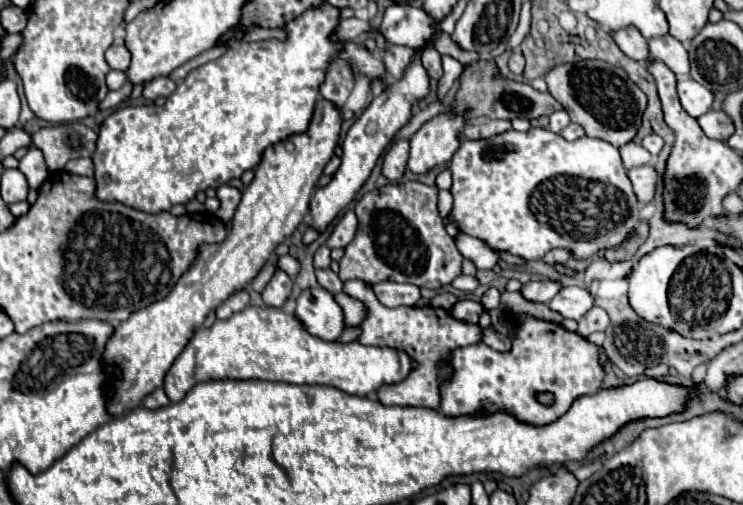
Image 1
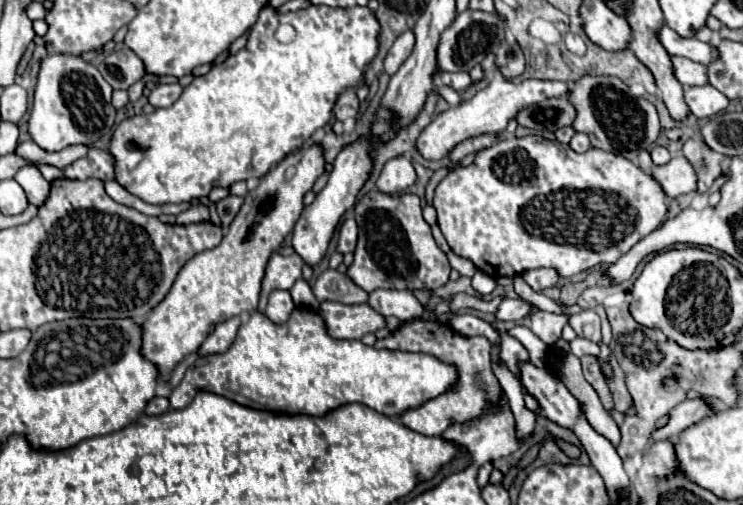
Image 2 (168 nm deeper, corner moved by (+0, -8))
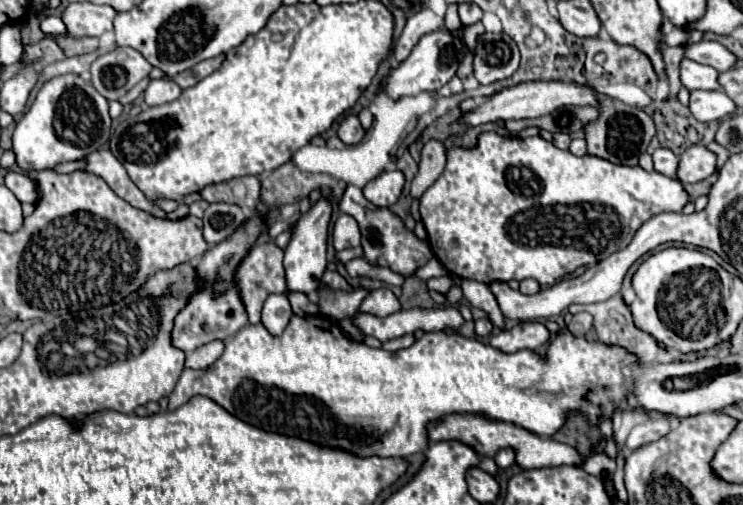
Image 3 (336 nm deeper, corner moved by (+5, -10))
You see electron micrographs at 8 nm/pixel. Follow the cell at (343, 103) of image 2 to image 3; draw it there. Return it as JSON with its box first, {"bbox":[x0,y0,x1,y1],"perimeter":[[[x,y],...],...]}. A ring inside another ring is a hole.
{"bbox":[338,115,364,145],"perimeter":[[[356,115],[344,117],[344,121],[340,123],[340,129],[338,129],[338,137],[340,137],[346,145],[352,145],[352,143],[362,141],[362,137],[364,137],[364,127],[360,125],[360,119],[358,119]]]}

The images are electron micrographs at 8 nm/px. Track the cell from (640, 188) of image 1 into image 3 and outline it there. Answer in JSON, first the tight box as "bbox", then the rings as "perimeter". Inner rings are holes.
{"bbox":[676,145,716,183],"perimeter":[[[694,145],[680,155],[676,179],[680,183],[698,183],[716,171],[716,157],[704,145]]]}

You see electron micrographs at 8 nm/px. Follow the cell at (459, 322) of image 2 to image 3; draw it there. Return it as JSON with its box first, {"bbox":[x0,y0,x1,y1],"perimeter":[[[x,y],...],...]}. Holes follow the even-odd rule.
{"bbox":[488,321,550,353],"perimeter":[[[522,321],[514,325],[512,329],[506,329],[502,333],[490,335],[488,343],[504,353],[514,353],[520,349],[540,349],[550,339],[550,331],[540,321]]]}

